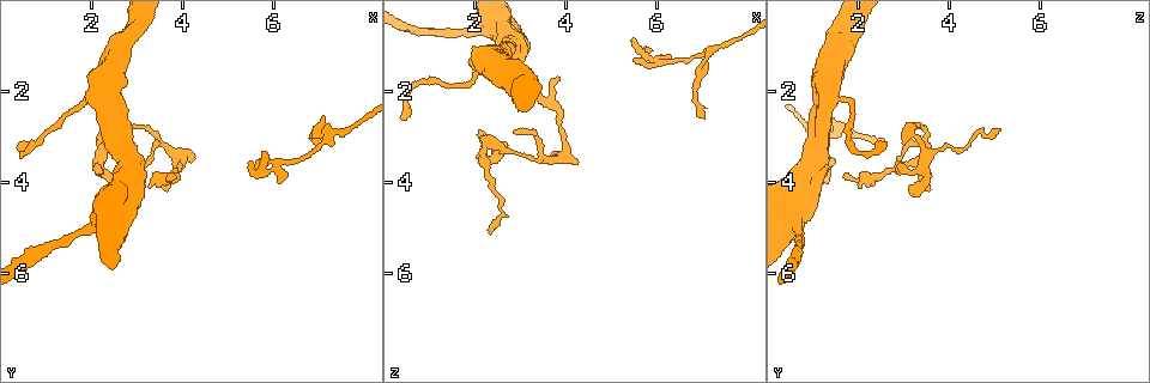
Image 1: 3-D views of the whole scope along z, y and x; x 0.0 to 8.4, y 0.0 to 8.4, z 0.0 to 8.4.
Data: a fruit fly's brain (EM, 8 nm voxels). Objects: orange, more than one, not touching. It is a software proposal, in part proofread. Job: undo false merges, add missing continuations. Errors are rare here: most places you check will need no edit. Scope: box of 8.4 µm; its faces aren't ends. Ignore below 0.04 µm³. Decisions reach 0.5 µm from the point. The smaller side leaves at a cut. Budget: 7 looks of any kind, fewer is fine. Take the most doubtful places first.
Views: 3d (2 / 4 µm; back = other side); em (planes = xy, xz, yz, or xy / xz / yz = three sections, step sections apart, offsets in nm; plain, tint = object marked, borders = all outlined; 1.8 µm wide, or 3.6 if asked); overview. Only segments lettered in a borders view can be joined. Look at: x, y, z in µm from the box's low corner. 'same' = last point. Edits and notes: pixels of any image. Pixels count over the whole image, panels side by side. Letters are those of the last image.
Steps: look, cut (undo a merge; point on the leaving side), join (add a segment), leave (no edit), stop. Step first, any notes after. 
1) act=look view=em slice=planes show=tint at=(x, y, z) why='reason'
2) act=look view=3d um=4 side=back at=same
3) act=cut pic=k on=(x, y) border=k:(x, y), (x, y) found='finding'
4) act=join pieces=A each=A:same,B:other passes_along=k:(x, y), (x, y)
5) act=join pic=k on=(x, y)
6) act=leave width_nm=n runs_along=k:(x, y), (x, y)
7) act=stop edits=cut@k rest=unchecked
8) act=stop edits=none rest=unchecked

act=look view=3d um=4 at=(2.10, 4.95, 0.60) why='sudden change in width'

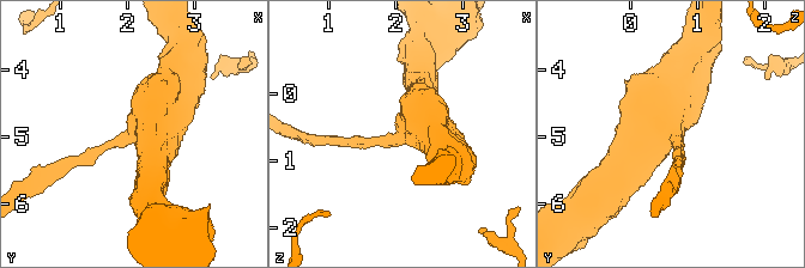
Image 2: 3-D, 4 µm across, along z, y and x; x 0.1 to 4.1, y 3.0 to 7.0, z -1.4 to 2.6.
act=look view=em um=3.6 slice=planes show=borders at=(2.10, 4.95, 0.65) why='shape alone is not enough'

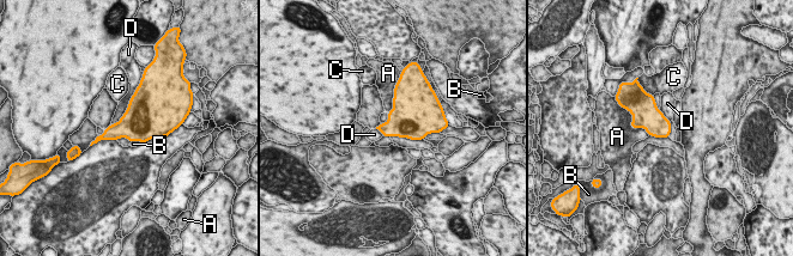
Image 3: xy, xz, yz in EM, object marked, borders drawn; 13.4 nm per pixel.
act=leave each=A:other,B:other,C:other,D:other border=3:(137, 87), (123, 115), (112, 125) found='all the same neuron'

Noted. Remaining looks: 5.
act=look view=em slice=planes show=plain at=(2.85, 0.70, 2.10) why='an open end'

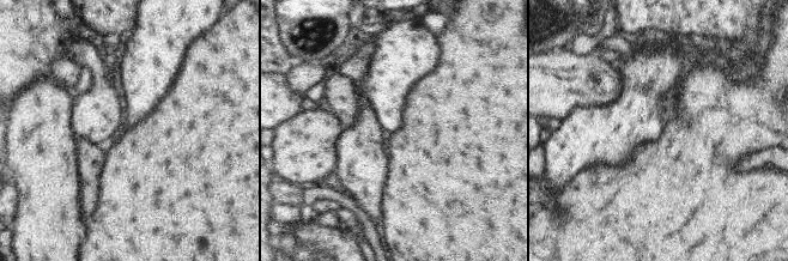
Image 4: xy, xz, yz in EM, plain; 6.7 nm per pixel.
act=look view=em slice=planes show=borders at=same why='what lies round it'

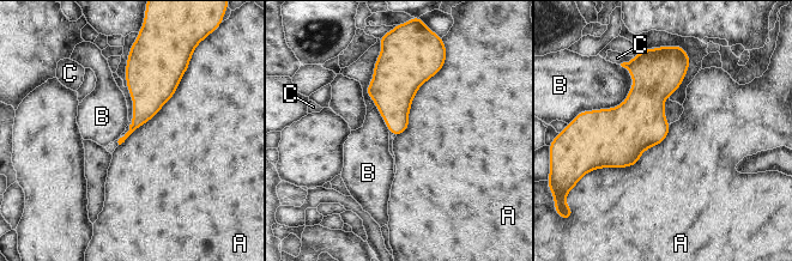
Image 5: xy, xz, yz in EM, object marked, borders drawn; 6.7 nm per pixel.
act=leave each=A:other,B:other,C:other border=5:(670, 125), (633, 165), (593, 171) found='none of them fits'

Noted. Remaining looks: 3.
act=look view=em slice=planes show=borders at=(2.05, 3.60, 2.90) why='tapers out'

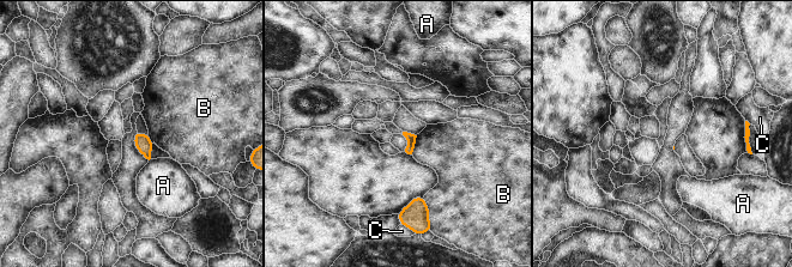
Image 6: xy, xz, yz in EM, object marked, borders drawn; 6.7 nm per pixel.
act=leave each=A:other,B:other,C:other border=6:(417, 135), (411, 155) found='none of them fits'

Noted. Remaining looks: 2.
act=stop edits=none rest=unchecked

